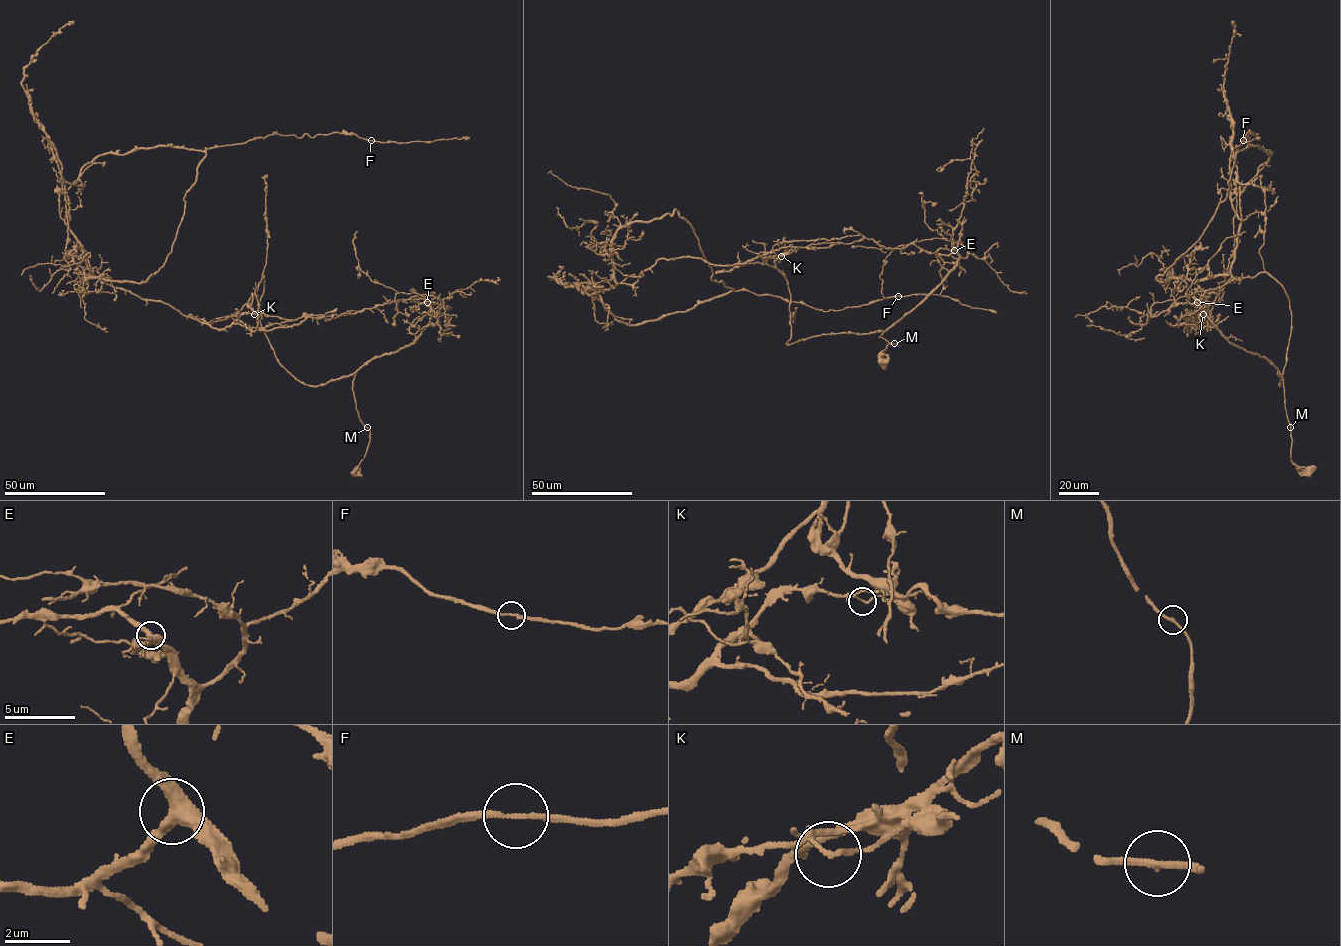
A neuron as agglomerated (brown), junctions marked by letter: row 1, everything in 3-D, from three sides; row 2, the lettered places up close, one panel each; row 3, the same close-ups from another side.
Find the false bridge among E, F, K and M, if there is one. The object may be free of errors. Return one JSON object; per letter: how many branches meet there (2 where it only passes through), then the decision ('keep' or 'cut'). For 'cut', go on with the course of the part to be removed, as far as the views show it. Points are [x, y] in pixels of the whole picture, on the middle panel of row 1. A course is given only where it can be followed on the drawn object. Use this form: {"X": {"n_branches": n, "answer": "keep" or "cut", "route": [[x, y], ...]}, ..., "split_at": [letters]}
{"E": {"n_branches": 3, "answer": "keep"}, "F": {"n_branches": 2, "answer": "keep"}, "K": {"n_branches": 3, "answer": "cut", "route": [[781, 256], [786, 344], [885, 331], [960, 258], [862, 235], [779, 242], [758, 254], [748, 245]]}, "M": {"n_branches": 2, "answer": "keep"}, "split_at": ["K"]}

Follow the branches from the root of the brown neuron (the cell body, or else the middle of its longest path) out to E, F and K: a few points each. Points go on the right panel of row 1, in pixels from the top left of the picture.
E: (1309, 473), (1291, 460), (1290, 425), (1280, 372), (1267, 359), (1231, 343), (1197, 302)
F: (1309, 473), (1277, 374), (1284, 288), (1233, 279), (1211, 324), (1204, 302), (1272, 155), (1243, 140)
K: (1309, 473), (1291, 460), (1277, 374), (1280, 386), (1291, 331), (1284, 288), (1265, 272), (1233, 279), (1203, 314)

